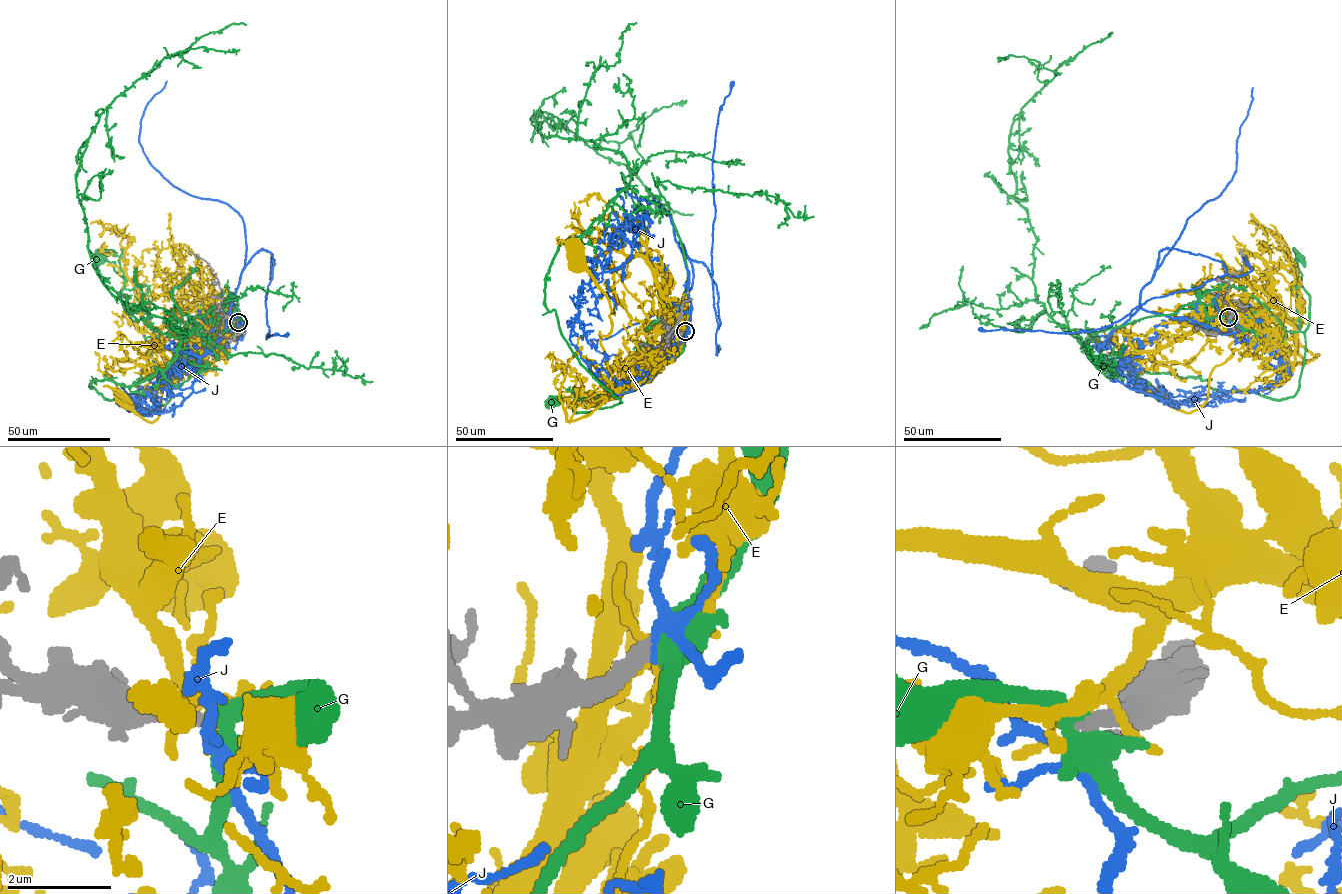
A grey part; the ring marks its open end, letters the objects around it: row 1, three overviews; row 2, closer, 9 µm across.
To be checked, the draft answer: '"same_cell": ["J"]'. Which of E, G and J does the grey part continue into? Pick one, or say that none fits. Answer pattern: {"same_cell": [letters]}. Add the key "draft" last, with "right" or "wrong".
{"same_cell": ["G"], "draft": "wrong"}

